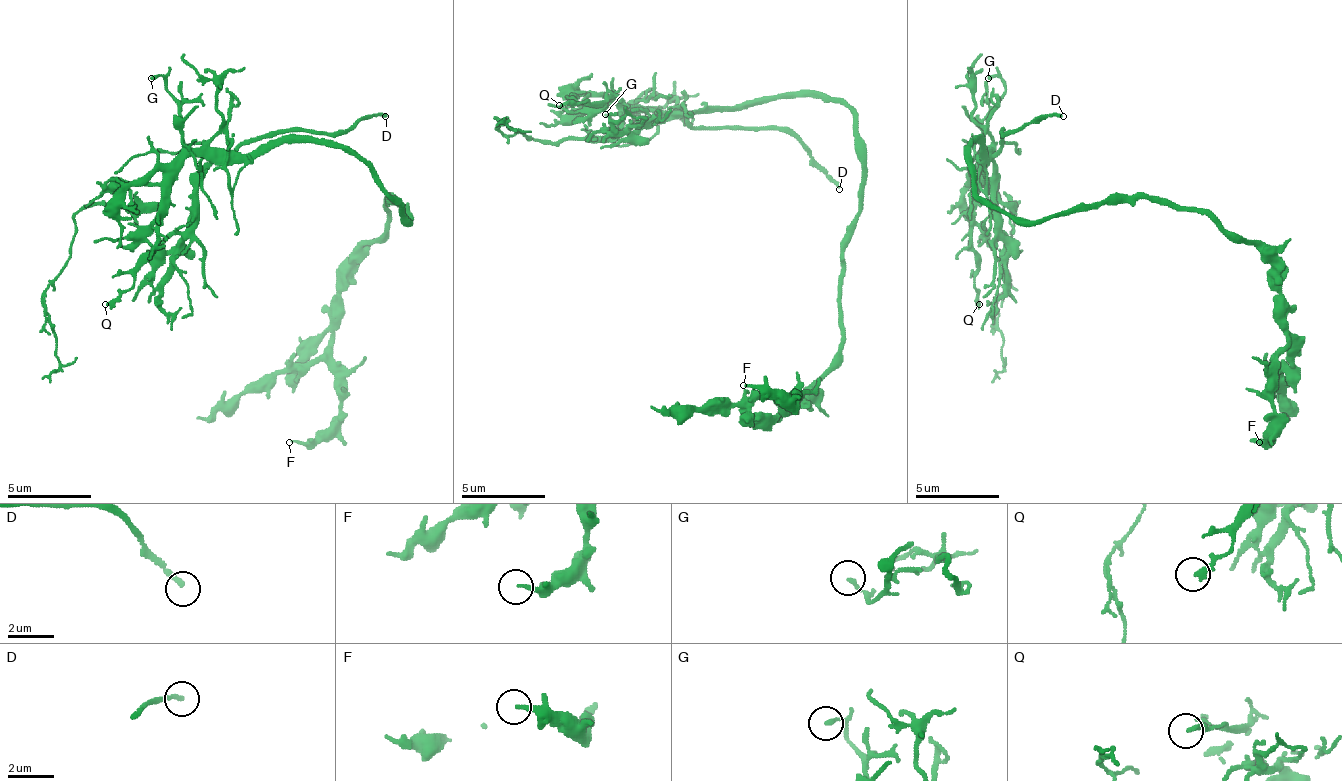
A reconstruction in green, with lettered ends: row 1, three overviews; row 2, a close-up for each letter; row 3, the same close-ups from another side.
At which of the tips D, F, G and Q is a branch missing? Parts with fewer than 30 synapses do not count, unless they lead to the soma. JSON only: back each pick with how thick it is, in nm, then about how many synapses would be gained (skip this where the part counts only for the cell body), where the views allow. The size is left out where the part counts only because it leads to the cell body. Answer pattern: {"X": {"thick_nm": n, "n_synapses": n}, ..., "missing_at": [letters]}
{"D": {"thick_nm": 190}, "missing_at": ["D"]}

